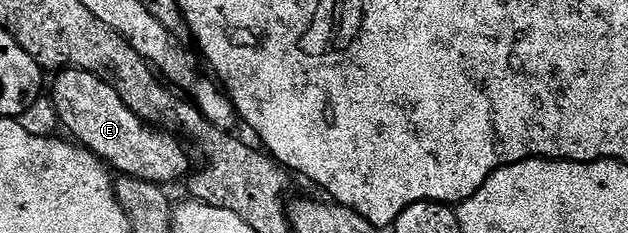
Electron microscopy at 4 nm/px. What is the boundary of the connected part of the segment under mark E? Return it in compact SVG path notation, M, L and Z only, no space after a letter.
M79 67L62 69L55 75L58 76L54 79L52 98L56 105L59 124L65 130L67 127L81 146L97 159L101 159L119 176L167 185L166 183L174 183L177 179L185 180L191 174L192 166L190 167L190 155L186 152L187 144L177 135L172 135L169 131L160 131L146 124L140 117L136 117L136 113L132 113L132 109L128 109L128 105L120 101L120 93L116 93L116 89L112 89L112 85L108 85L100 76L81 71Z

